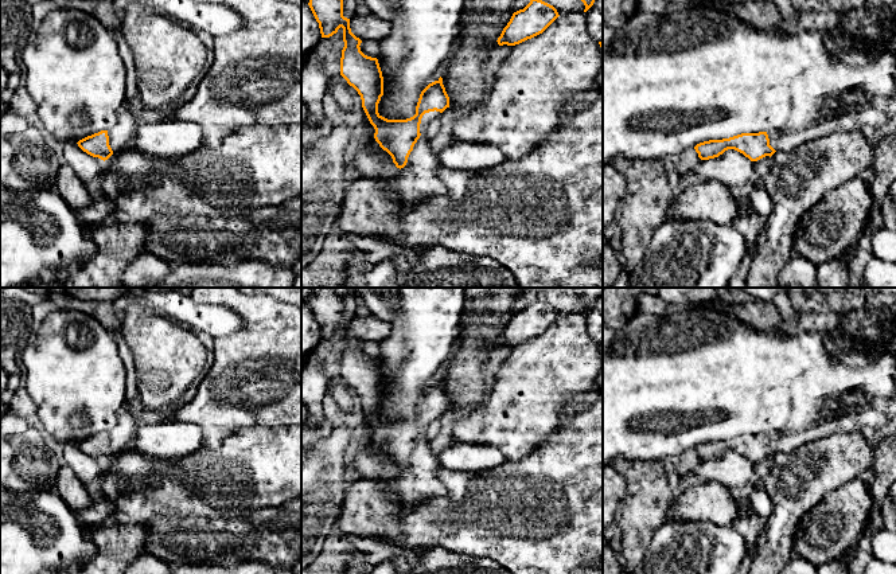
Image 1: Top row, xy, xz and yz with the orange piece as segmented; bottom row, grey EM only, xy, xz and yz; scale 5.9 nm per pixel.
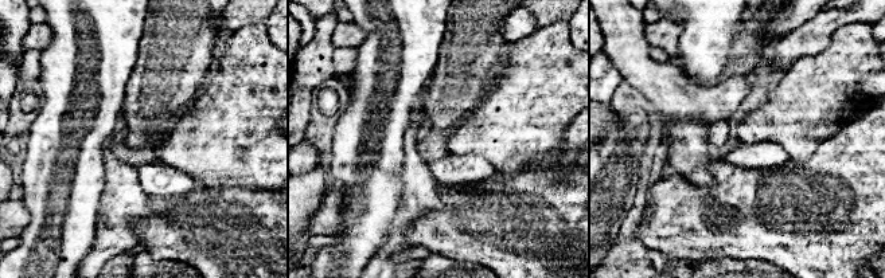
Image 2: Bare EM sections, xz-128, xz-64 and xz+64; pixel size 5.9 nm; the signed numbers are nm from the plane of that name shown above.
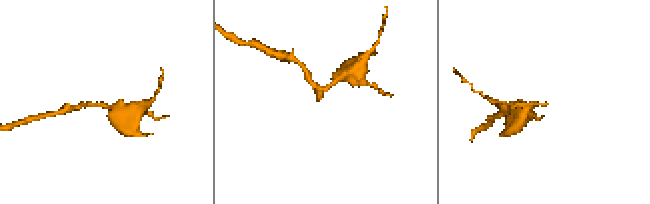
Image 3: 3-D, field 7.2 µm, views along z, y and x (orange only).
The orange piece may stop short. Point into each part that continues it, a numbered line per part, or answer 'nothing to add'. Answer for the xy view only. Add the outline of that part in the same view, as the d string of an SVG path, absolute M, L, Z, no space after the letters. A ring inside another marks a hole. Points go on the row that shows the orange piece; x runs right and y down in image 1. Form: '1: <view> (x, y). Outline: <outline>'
1: xy (123, 133). Outline: M125 102L118 109L117 124L110 130L108 130L109 145L113 153L117 153L125 147L135 144L137 125L132 112L133 105L133 102Z

